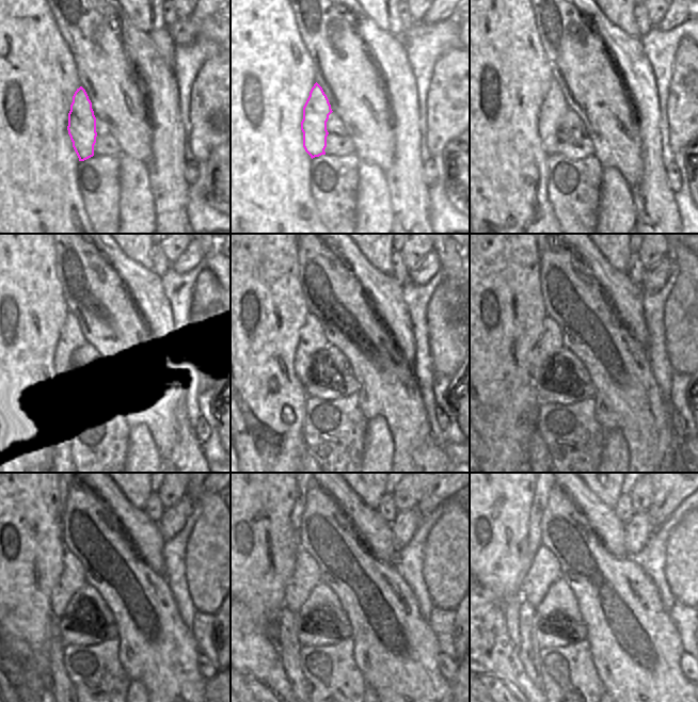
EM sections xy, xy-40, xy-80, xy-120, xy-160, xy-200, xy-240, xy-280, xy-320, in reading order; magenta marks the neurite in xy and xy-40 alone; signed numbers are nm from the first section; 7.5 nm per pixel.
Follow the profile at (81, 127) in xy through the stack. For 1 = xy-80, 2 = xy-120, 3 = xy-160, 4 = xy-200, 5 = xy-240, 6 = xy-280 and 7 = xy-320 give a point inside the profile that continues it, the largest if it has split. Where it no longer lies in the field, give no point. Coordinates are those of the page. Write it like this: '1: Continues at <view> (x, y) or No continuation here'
1: Continues at xy-80 (554, 107)
2: Continues at xy-120 (72, 345)
3: Continues at xy-160 (312, 339)
4: Continues at xy-200 (551, 340)
5: Continues at xy-240 (73, 577)
6: Continues at xy-280 (306, 575)
7: Continues at xy-320 (544, 571).

